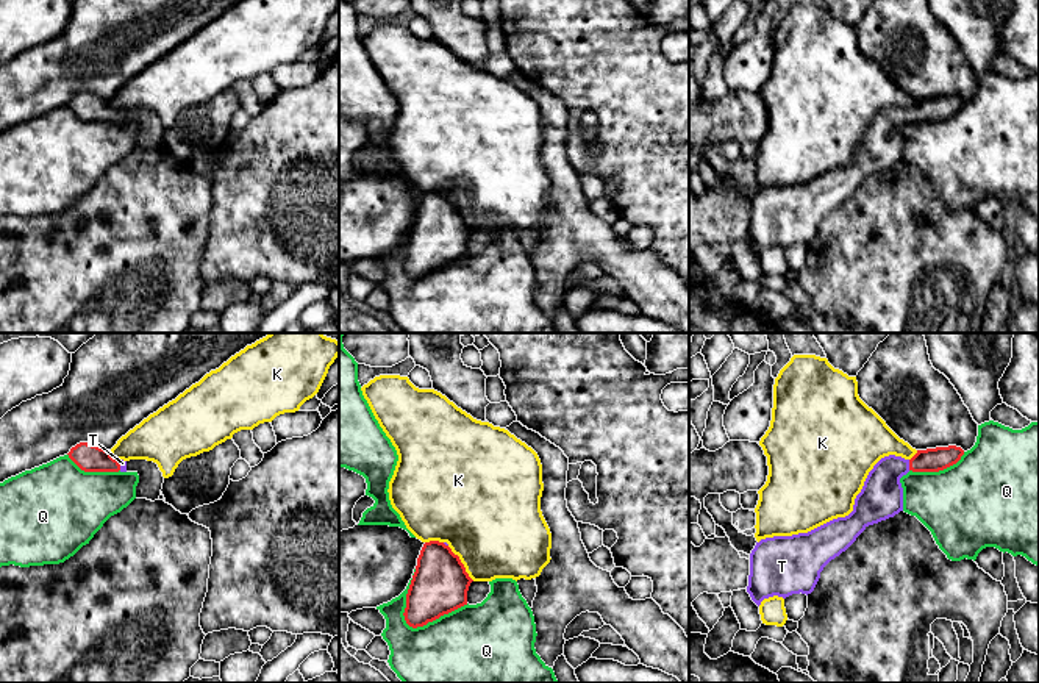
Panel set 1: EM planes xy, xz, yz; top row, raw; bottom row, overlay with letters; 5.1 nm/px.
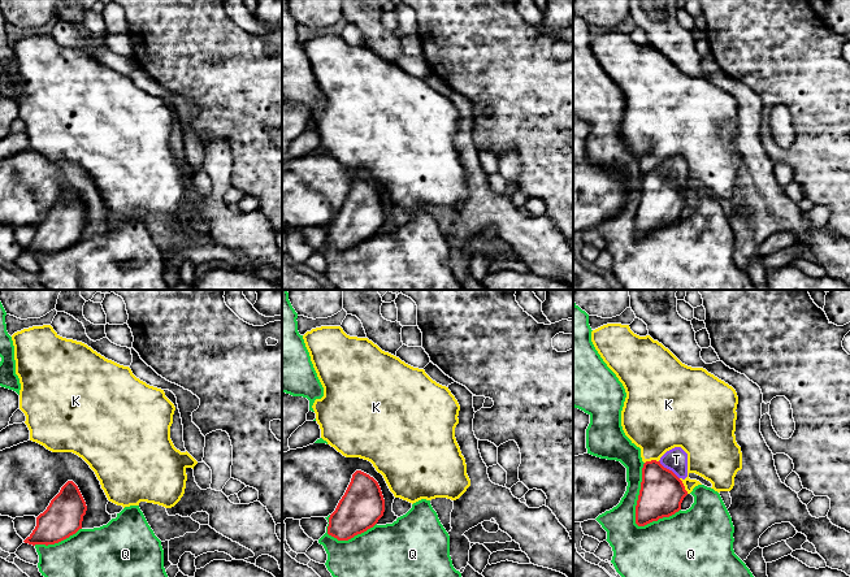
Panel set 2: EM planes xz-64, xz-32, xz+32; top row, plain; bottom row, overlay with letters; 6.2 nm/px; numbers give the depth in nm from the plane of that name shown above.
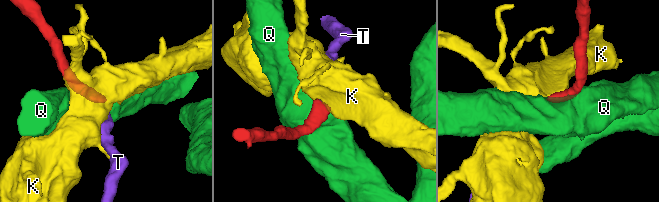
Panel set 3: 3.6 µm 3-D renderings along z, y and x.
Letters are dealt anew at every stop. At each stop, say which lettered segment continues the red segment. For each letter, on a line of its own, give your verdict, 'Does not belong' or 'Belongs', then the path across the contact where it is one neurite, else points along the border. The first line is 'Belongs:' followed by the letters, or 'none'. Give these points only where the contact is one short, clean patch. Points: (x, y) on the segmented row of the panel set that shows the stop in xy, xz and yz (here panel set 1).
Belongs: T
K: Does not belong
Q: Does not belong
T: Belongs. Path across: yz (931, 460), (910, 464), (881, 488), (881, 497)

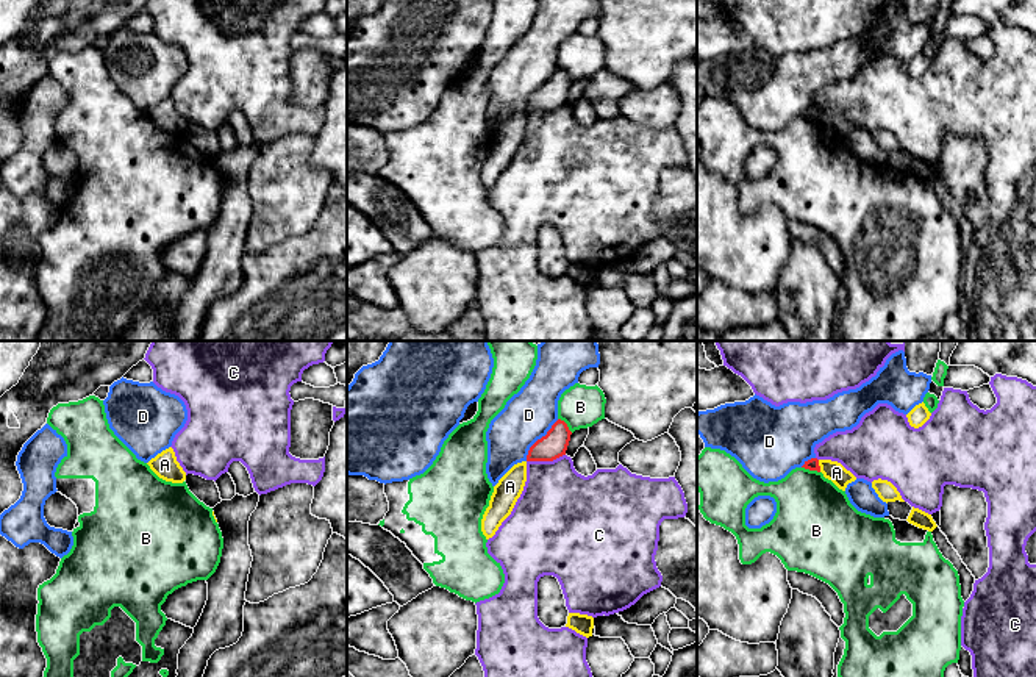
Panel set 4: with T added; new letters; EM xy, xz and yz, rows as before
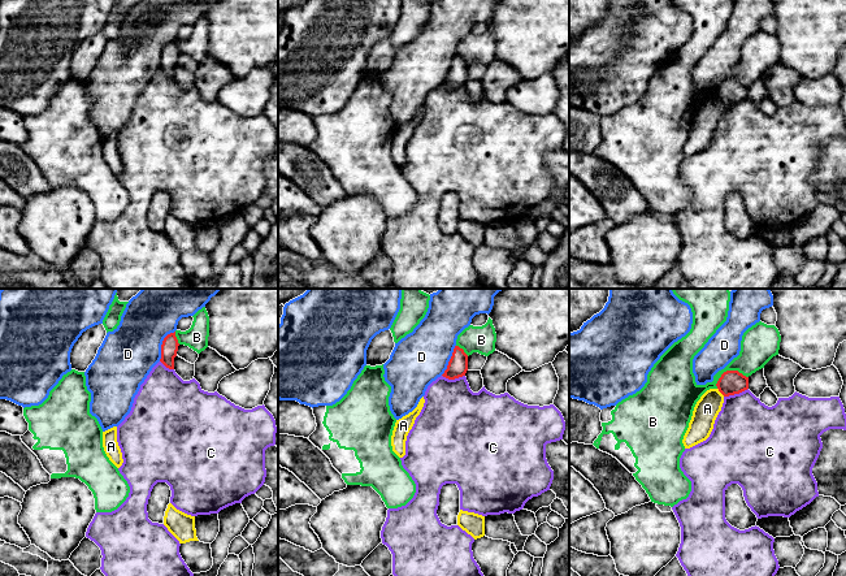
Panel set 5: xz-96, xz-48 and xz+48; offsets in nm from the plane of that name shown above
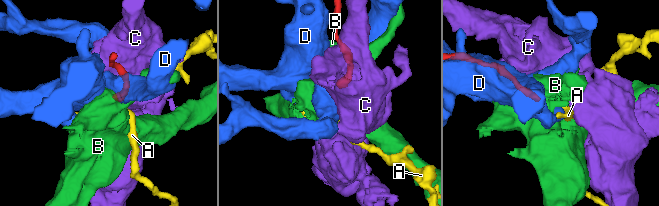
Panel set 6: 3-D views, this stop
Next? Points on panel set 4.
Belongs: none
A: Does not belong. Boundary: yz (818, 460), (821, 471)
B: Does not belong
C: Does not belong
D: Does not belong

